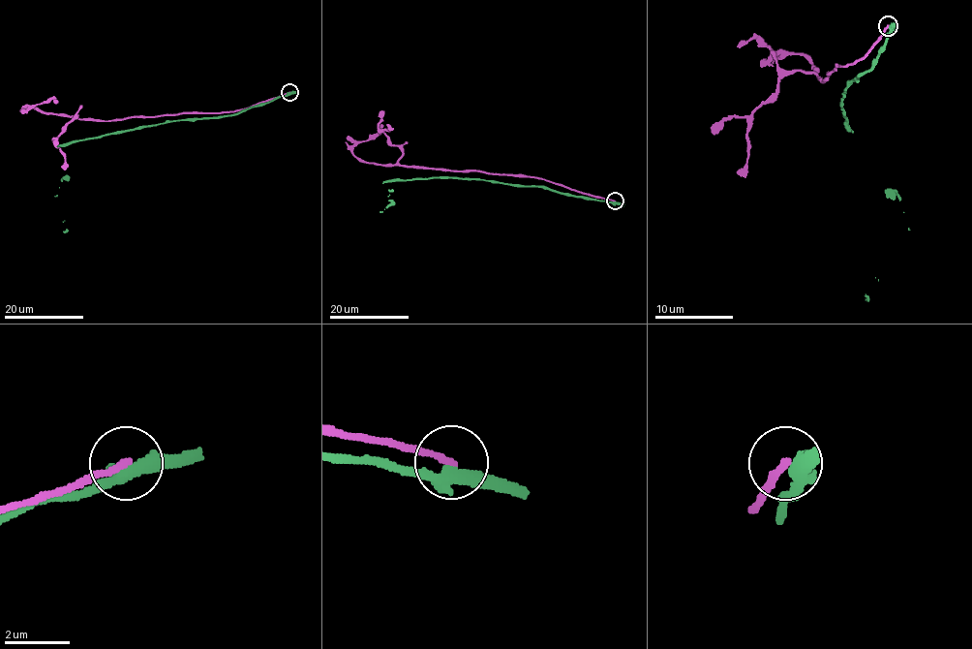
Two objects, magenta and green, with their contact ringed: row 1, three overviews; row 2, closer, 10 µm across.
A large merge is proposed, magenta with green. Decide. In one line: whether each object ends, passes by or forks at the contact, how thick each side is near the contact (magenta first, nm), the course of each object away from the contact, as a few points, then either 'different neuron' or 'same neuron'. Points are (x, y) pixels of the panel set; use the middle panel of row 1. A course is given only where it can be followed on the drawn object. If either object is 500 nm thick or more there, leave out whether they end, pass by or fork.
magenta ends there; green passes by; 220 nm thick on the magenta side, 400 nm on the other; magenta runs (615, 200), (543, 179), (366, 163), (356, 156), (351, 148), (369, 140), (382, 124); green runs (615, 201), (537, 186), (425, 178), (385, 181), (381, 212), (388, 190); different neuron

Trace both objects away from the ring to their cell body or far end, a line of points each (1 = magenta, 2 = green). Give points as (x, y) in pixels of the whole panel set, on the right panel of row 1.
1: (888, 26), (858, 61), (835, 69), (823, 80), (813, 65), (800, 53), (773, 49), (755, 38), (737, 46)
2: (890, 26), (892, 30), (871, 67), (844, 88), (842, 112), (848, 128), (903, 211), (909, 229), (865, 299)

